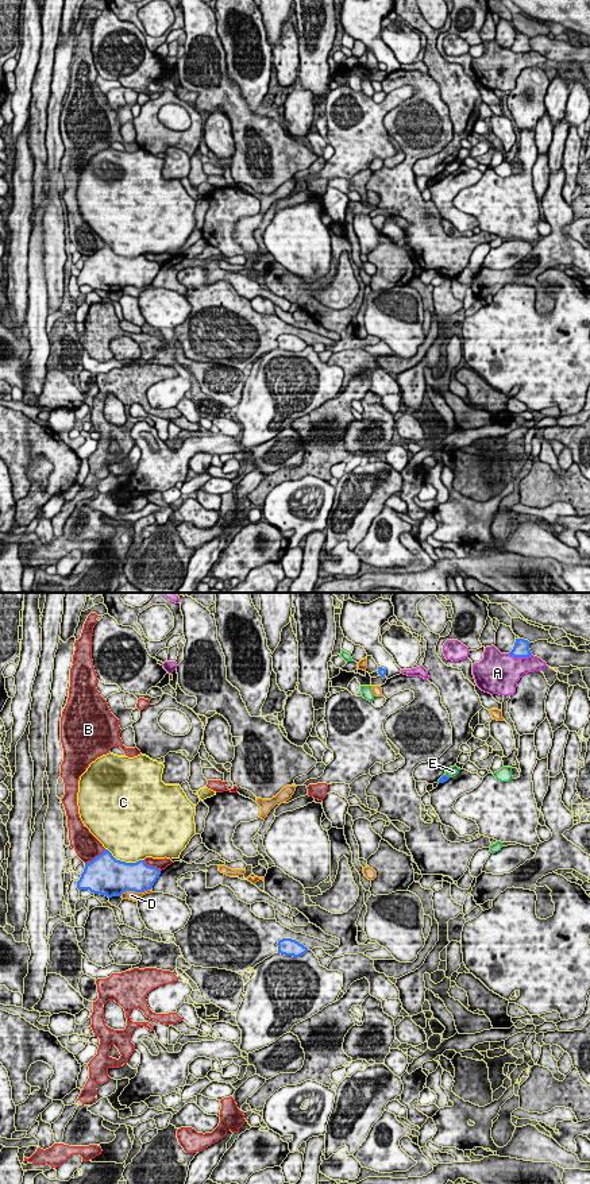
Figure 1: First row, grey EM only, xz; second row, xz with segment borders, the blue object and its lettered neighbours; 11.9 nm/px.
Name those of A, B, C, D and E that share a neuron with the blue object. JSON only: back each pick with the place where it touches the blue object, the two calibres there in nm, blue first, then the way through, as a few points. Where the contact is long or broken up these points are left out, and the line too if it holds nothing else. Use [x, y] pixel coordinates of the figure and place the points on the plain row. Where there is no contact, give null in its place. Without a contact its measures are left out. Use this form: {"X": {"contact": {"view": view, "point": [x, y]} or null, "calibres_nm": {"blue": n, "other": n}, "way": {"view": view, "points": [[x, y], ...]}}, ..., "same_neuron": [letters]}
{"same_neuron": []}

